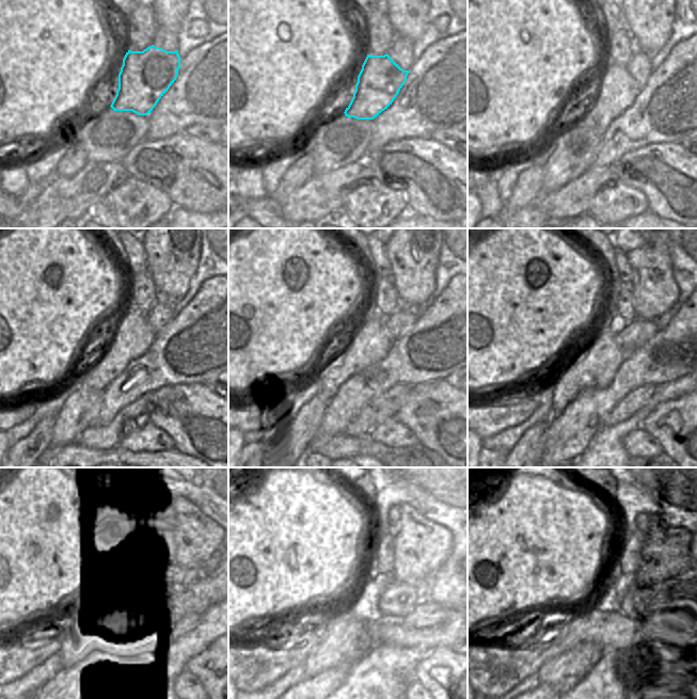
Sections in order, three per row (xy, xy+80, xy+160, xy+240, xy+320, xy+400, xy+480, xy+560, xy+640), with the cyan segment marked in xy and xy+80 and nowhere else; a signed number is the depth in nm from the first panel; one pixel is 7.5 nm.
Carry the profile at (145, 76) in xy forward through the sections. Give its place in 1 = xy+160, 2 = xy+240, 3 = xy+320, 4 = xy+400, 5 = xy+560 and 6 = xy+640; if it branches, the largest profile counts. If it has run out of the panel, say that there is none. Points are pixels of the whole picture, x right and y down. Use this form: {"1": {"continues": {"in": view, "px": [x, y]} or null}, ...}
{"1": {"continues": {"in": "xy+160", "px": [616, 91]}}, "2": {"continues": {"in": "xy+240", "px": [132, 336]}}, "3": {"continues": {"in": "xy+320", "px": [370, 344]}}, "4": {"continues": {"in": "xy+400", "px": [596, 367]}}, "5": {"continues": {"in": "xy+560", "px": [345, 638]}}, "6": {"continues": {"in": "xy+640", "px": [563, 672]}}}

